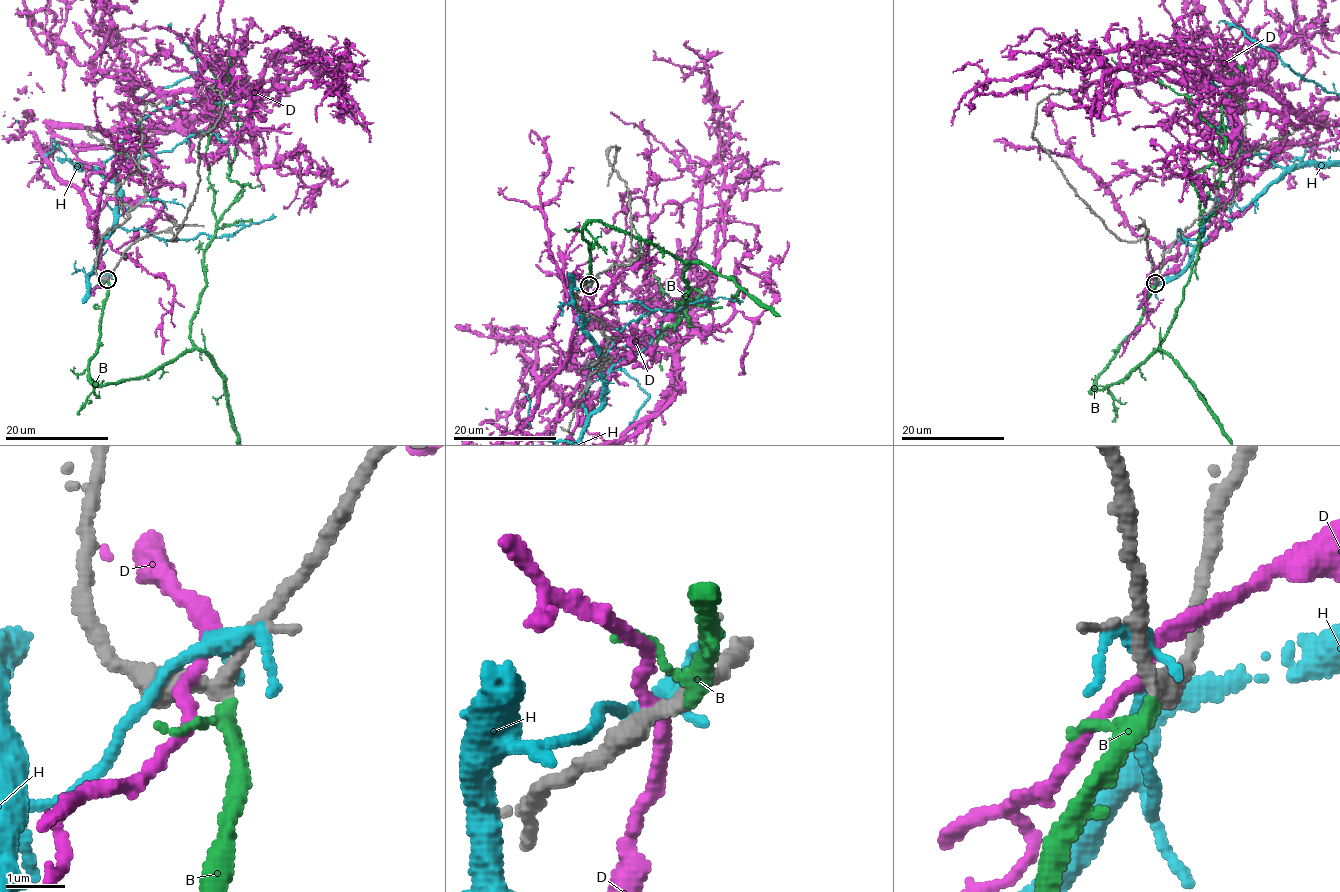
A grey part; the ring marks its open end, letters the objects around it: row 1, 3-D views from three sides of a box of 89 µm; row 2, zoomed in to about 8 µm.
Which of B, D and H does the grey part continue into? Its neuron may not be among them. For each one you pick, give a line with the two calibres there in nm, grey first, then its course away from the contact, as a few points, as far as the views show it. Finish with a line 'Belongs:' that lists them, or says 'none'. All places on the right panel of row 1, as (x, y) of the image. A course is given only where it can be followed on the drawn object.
B: 240 nm thick on the grey side, 200 nm on the other; it runs (1154, 283), (1091, 392), (1160, 346), (1199, 243), (1189, 180), (1225, 145), (1183, 95), (1112, 57)
Belongs: B

